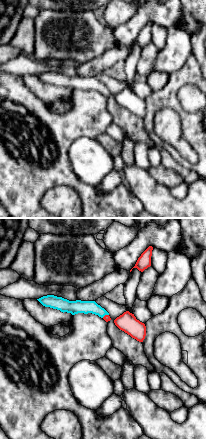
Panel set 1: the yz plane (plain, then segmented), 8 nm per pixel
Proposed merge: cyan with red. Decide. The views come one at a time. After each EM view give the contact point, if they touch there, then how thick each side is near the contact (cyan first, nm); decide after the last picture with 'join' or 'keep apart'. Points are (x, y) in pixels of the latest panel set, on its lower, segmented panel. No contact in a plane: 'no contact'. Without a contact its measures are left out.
meets cyan at (105, 314); 110 nm thick on the cyan side, 50 nm on the other

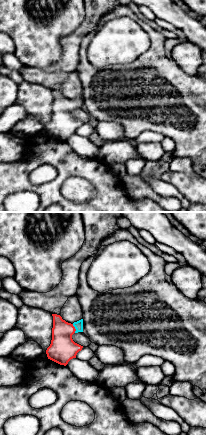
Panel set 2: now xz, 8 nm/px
meets cyan at (75, 328); 70 nm thick on the cyan side, 220 nm on the other

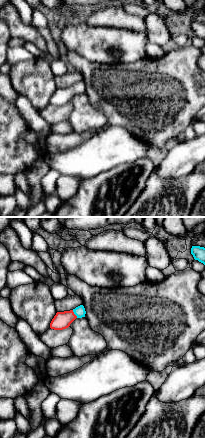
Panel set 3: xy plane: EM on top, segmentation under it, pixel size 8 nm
meets cyan at (74, 313); 90 nm thick on the cyan side, 140 nm on the other

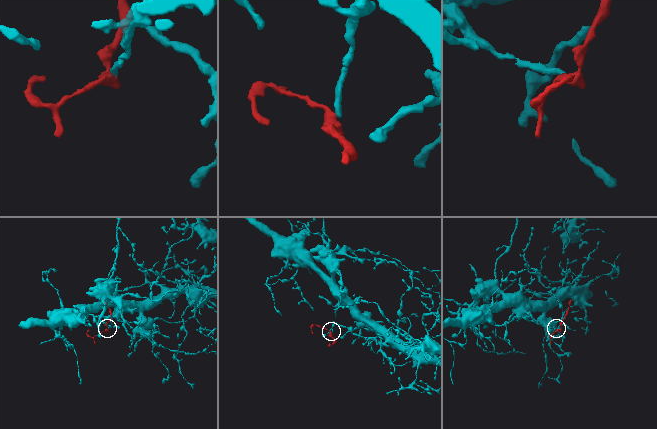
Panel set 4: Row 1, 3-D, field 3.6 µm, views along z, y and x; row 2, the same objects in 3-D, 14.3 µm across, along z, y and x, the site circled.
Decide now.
join

